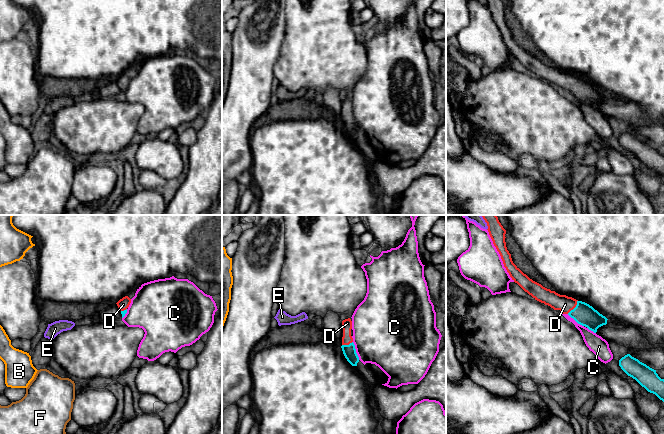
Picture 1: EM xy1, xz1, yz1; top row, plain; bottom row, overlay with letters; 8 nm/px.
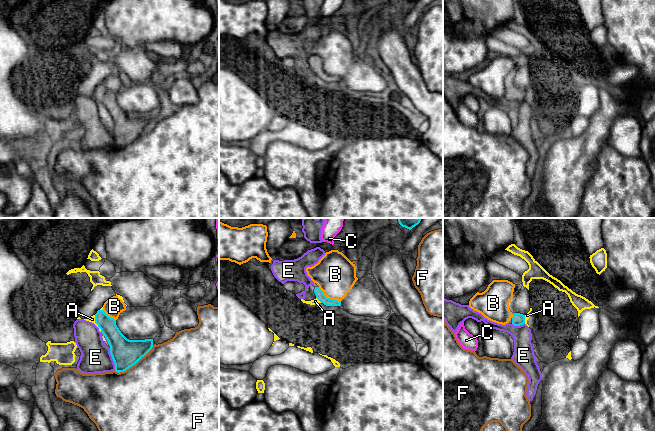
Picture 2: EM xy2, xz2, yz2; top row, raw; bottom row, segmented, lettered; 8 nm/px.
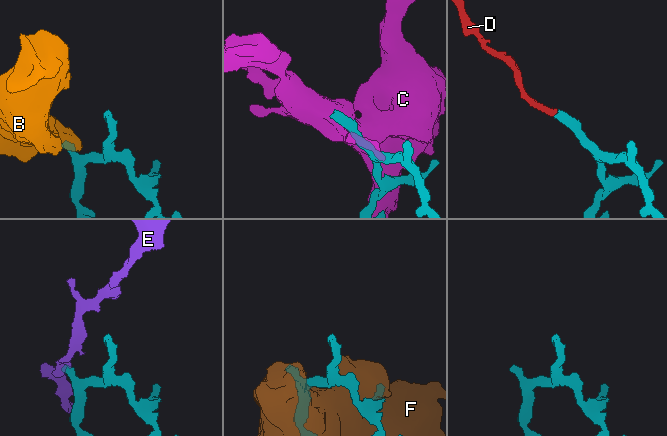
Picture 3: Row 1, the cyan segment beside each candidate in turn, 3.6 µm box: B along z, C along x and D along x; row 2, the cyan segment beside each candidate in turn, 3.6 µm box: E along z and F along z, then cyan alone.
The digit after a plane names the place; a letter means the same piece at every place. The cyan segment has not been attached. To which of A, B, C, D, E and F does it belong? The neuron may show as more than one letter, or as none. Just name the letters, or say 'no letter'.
D

